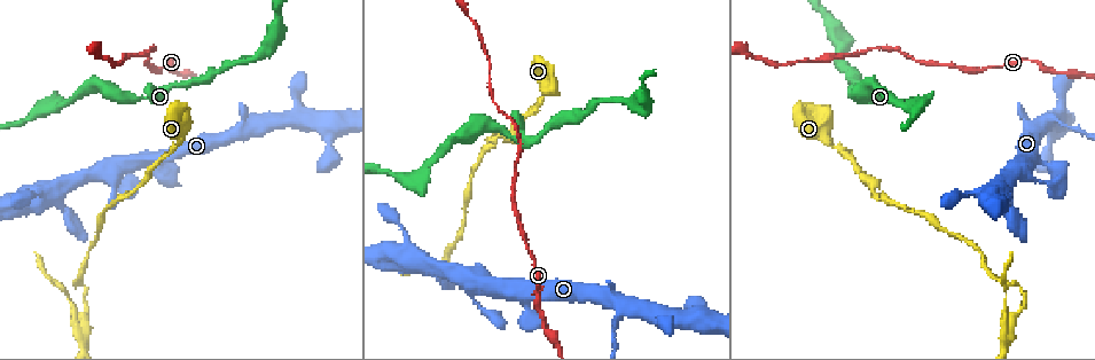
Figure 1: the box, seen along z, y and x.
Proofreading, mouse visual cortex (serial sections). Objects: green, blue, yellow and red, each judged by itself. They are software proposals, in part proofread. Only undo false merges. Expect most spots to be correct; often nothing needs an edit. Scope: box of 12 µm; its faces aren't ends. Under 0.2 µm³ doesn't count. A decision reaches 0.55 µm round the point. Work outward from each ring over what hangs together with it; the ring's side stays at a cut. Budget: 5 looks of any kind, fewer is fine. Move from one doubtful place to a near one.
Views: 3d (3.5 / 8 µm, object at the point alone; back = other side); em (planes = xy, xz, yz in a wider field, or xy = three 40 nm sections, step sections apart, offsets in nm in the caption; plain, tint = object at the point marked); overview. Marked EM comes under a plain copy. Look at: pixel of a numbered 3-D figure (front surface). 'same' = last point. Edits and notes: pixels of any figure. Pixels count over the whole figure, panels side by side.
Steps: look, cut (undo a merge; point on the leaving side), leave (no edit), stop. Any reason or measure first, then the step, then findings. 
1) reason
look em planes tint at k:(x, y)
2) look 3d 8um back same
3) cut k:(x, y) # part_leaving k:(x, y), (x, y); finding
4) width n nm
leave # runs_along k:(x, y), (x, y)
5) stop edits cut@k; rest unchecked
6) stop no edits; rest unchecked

thin neck
look em xy step 2 tint at 1:(527, 293)

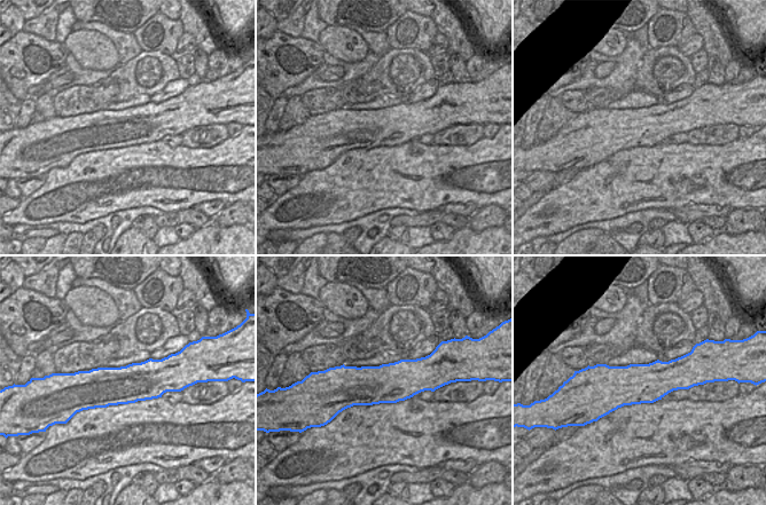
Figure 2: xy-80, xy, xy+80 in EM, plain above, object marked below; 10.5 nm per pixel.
see where the arms go
look 3d 3.5um same

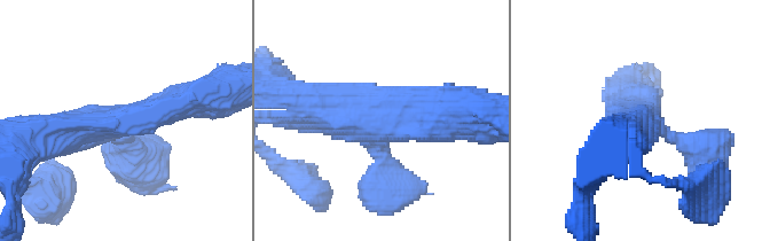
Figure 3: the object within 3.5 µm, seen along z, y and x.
leave # runs_along 2:(335, 377), (434, 386); one cell here

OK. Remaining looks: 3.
abrupt turn
look 3d 3.5um at 1:(87, 287)

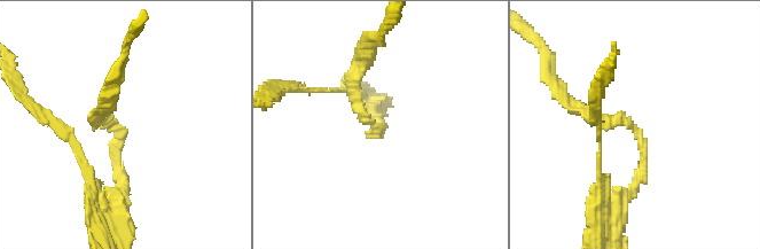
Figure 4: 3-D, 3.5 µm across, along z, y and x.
arm_widths 150, 200 nm
look em xy step 1 tint at 4:(118, 127)

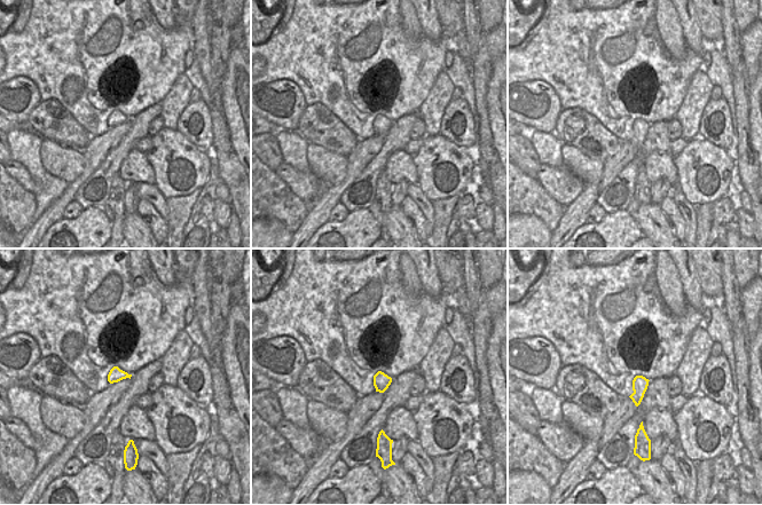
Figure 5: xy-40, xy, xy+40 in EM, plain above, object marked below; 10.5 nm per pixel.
leave # runs_along 4:(577, 107), (639, 132), (642, 168), (624, 199); all the same cell

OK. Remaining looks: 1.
stop no edits; rest unchecked

